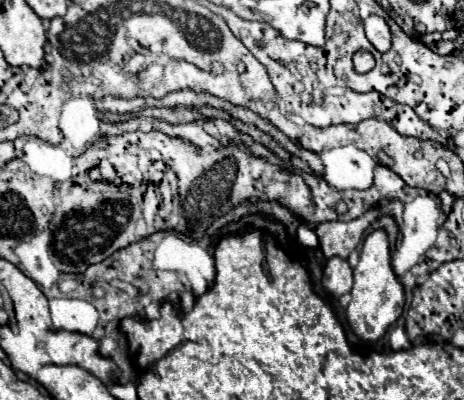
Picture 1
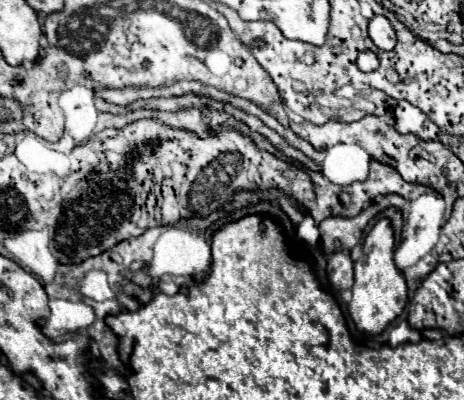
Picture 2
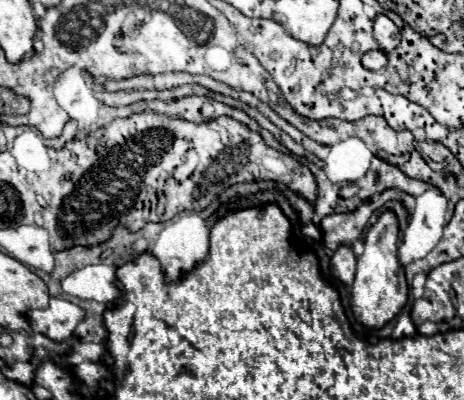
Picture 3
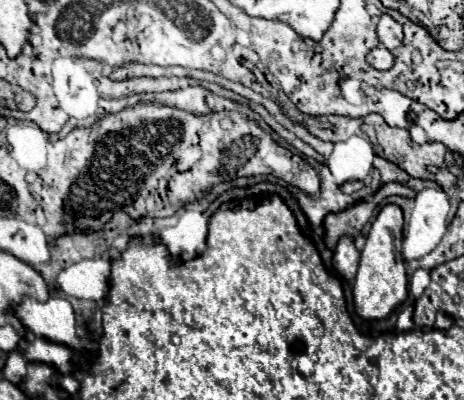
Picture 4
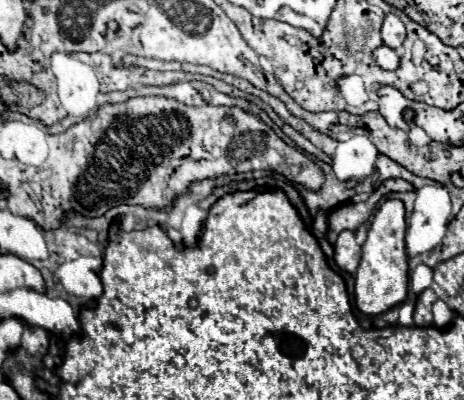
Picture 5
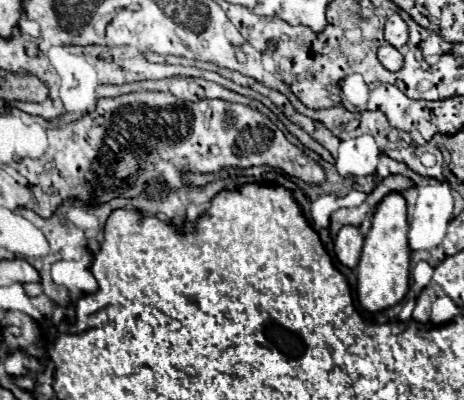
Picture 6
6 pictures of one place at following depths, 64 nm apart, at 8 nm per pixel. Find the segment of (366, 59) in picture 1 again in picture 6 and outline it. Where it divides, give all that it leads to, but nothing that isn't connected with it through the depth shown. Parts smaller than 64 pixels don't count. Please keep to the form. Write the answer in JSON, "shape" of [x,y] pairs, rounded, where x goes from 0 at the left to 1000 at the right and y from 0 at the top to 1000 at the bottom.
{"shape":[[[841,110],[819,115],[819,125],[815,125],[815,150],[819,150],[819,160],[823,160],[832,175],[845,175],[845,180],[862,175],[866,160],[871,160],[866,135],[862,135],[853,120],[845,120]]]}

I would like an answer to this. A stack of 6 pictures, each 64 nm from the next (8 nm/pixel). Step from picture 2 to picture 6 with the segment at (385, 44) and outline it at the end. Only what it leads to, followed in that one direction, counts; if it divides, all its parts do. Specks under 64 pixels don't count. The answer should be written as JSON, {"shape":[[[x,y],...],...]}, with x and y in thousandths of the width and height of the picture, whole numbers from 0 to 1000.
{"shape":[[[841,35],[828,65],[828,100],[849,120],[866,120],[879,105],[879,65],[862,45],[862,35]]]}

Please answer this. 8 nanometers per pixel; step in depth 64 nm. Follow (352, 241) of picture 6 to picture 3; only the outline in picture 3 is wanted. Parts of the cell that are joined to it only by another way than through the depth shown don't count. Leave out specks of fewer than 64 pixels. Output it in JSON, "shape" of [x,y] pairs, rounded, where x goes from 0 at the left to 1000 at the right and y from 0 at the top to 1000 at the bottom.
{"shape":[[[733,615],[711,645],[711,665],[716,665],[716,690],[724,700],[733,700],[741,715],[759,710],[767,680],[767,640],[754,615]]]}

